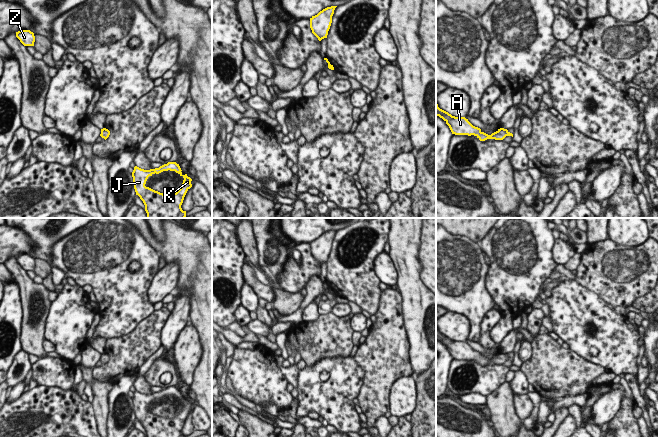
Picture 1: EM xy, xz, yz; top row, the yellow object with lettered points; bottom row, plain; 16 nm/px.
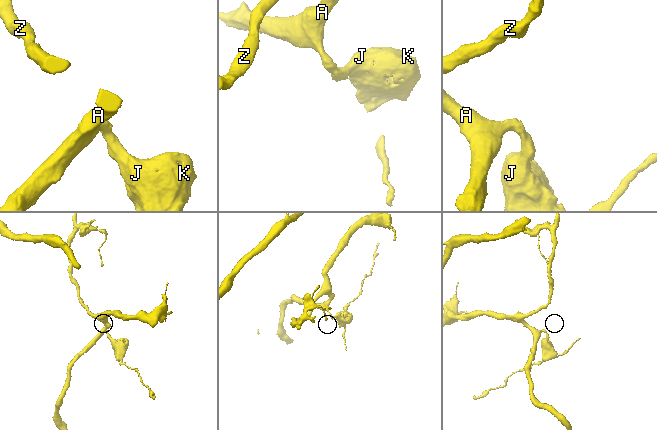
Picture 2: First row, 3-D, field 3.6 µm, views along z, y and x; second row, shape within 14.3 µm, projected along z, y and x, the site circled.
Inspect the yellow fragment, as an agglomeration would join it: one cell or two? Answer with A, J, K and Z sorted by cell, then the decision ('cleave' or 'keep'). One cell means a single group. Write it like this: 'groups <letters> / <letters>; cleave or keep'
groups A J K Z; keep

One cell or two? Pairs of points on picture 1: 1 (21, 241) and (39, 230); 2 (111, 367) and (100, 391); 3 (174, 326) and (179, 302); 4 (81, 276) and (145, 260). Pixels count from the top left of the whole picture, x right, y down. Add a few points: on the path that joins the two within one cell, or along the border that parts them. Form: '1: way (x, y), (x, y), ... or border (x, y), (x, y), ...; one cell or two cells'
1: border (20, 228), (33, 241), (33, 248), (29, 253); two cells
2: border (92, 368), (94, 377), (104, 381); two cells
3: way (177, 320), (179, 308); one cell
4: way (97, 260), (104, 253), (129, 253); one cell

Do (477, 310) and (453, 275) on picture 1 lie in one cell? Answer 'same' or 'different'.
same

